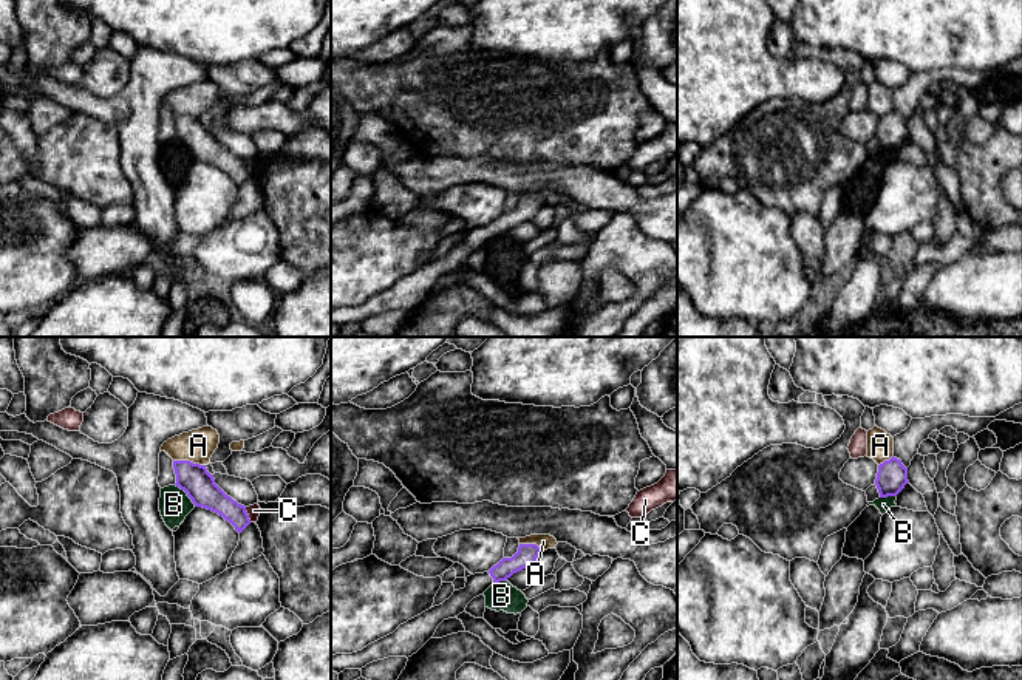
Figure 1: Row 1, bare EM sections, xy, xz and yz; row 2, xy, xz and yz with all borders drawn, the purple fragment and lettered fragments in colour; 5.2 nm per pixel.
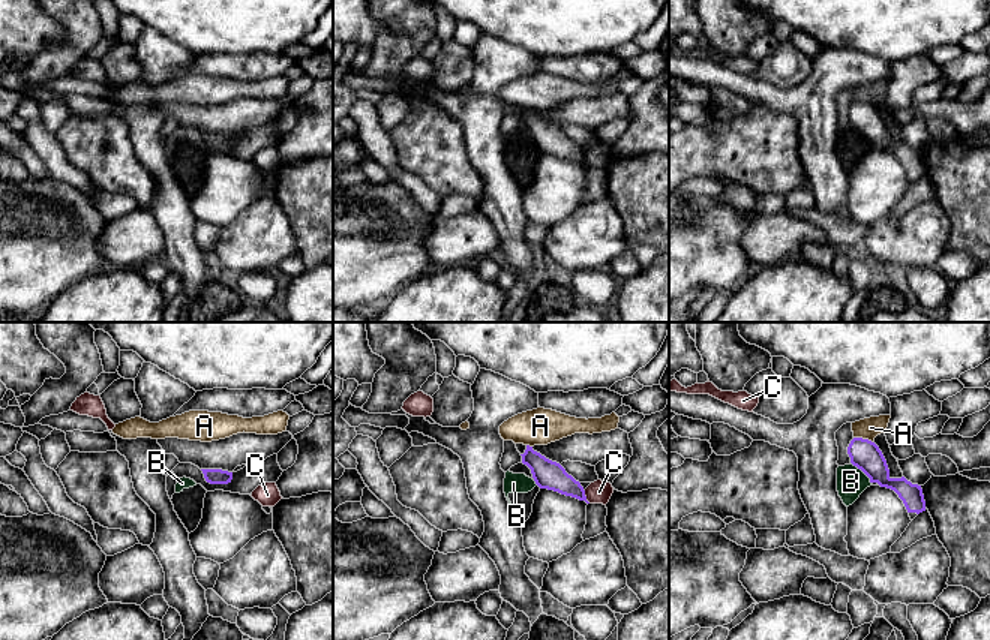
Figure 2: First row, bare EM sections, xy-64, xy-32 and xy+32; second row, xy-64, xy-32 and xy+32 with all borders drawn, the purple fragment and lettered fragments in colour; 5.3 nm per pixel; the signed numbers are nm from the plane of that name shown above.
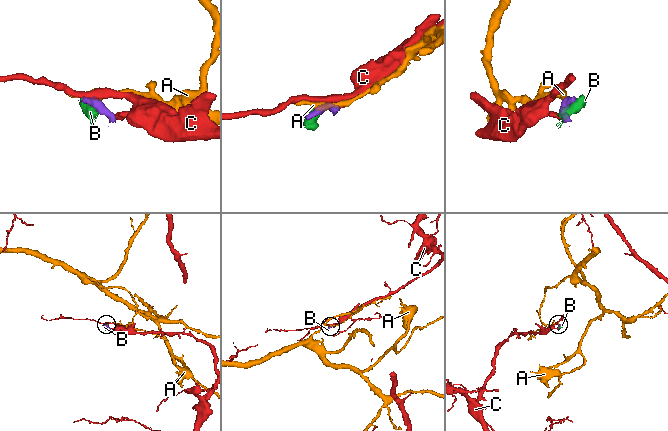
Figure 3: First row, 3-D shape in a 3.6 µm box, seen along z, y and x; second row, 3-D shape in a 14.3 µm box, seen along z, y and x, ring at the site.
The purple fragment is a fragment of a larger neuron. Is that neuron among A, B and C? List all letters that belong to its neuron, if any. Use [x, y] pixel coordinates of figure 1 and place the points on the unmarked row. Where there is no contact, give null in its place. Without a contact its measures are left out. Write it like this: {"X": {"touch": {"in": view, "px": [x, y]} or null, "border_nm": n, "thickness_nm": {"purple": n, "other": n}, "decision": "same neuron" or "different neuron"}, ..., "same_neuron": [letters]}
{"A": {"touch": {"in": "xy", "px": [189, 115]}, "border_nm": 170, "thickness_nm": {"purple": 160, "other": 170}, "decision": "different neuron"}, "B": {"touch": {"in": "xy", "px": [187, 149]}, "border_nm": 160, "thickness_nm": {"purple": 160, "other": 160}, "decision": "different neuron"}, "C": {"touch": {"in": "xy", "px": [248, 169]}, "border_nm": 90, "thickness_nm": {"purple": 150, "other": 70}, "decision": "different neuron"}, "same_neuron": []}

